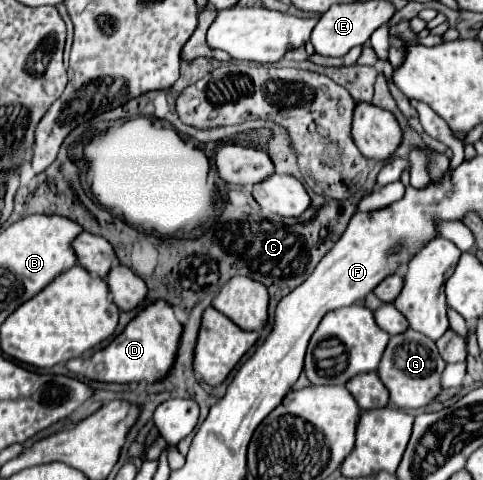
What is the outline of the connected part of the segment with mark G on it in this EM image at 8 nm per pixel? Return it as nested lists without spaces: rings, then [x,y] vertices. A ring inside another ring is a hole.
[[[408,329],[400,335],[390,337],[390,343],[378,367],[378,375],[390,391],[390,401],[398,409],[406,411],[406,409],[420,409],[430,405],[444,391],[440,383],[444,367],[446,367],[446,361],[442,359],[442,355],[438,355],[436,343],[422,333]]]

